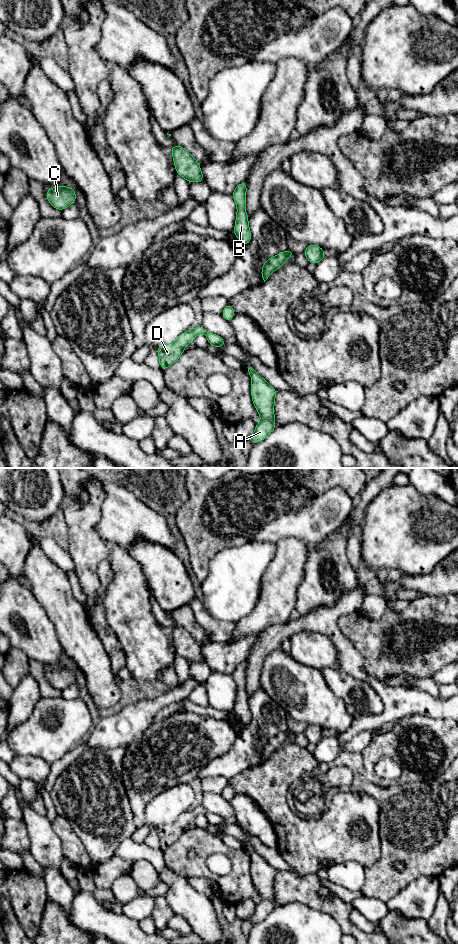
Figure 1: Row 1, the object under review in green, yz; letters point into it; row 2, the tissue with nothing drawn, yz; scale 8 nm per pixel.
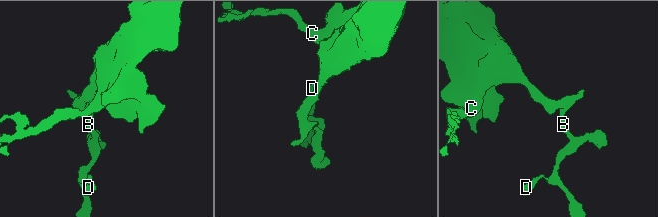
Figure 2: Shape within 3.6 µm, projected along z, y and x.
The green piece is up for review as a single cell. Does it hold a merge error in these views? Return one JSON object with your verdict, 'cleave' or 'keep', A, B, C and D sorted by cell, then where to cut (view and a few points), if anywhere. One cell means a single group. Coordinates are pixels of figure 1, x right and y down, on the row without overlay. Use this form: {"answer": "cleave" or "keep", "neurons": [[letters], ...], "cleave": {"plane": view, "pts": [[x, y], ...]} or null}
{"answer": "keep", "neurons": [["A", "B", "C", "D"]], "cleave": null}

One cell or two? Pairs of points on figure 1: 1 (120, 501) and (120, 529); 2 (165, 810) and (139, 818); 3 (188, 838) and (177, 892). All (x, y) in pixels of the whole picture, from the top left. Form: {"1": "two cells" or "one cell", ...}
{"1": "one cell", "2": "two cells", "3": "two cells"}

